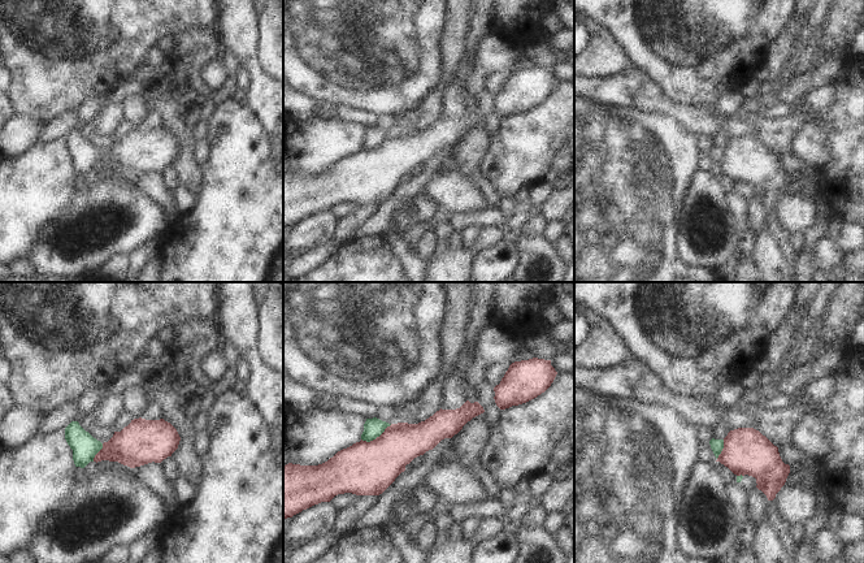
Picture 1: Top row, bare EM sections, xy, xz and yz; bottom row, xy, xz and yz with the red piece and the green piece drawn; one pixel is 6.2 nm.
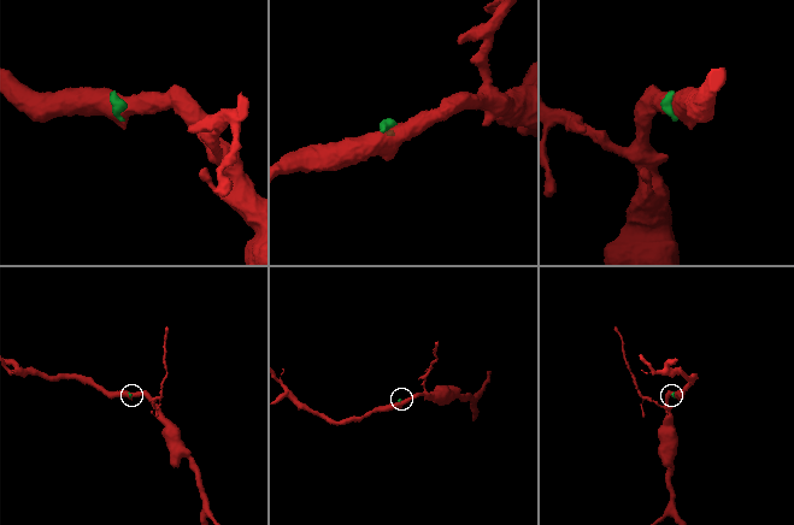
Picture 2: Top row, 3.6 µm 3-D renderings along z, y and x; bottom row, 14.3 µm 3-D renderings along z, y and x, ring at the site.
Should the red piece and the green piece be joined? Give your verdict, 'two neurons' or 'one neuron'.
two neurons

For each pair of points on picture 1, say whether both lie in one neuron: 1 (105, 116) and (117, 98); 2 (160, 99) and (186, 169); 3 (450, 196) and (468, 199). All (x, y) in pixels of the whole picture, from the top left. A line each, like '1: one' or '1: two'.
1: two
2: one
3: one

